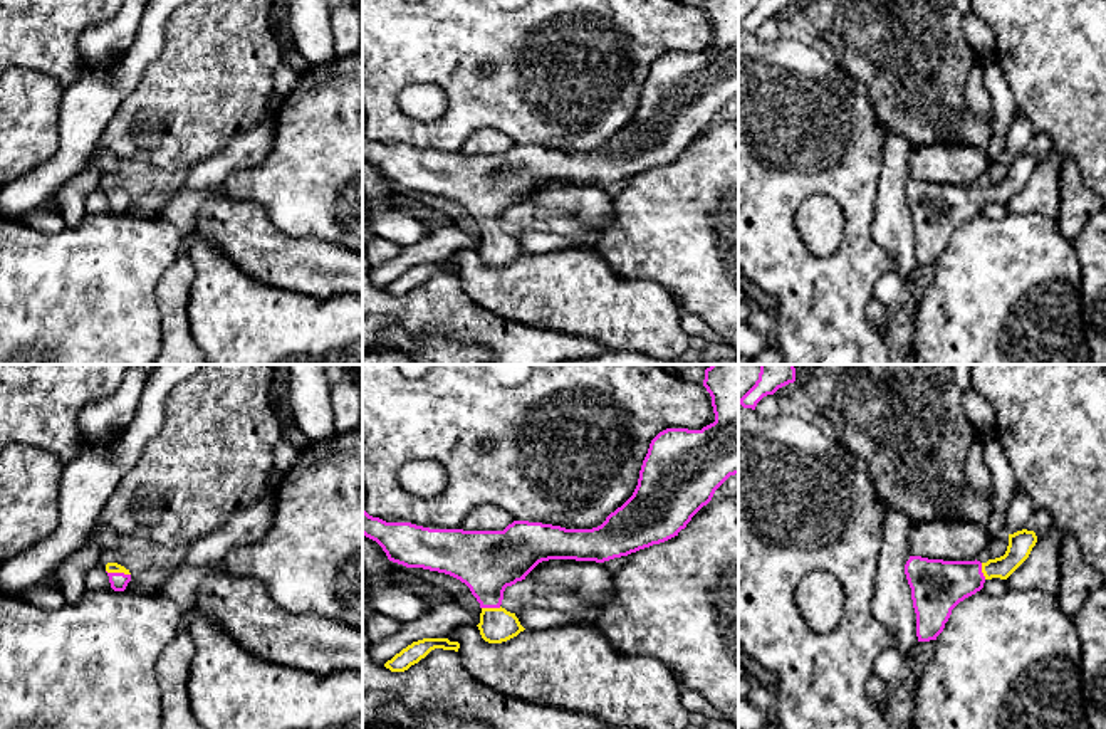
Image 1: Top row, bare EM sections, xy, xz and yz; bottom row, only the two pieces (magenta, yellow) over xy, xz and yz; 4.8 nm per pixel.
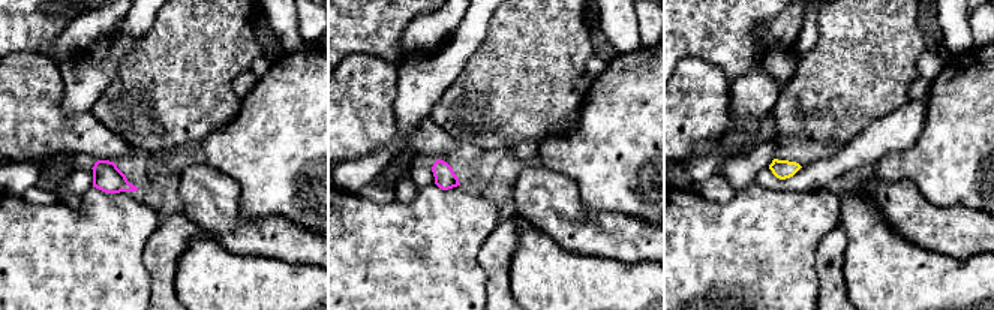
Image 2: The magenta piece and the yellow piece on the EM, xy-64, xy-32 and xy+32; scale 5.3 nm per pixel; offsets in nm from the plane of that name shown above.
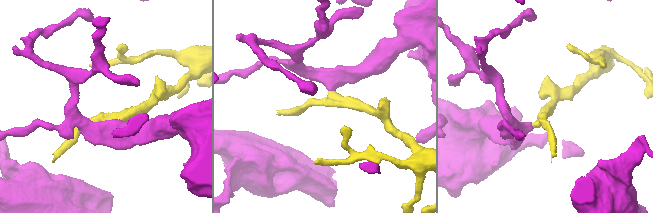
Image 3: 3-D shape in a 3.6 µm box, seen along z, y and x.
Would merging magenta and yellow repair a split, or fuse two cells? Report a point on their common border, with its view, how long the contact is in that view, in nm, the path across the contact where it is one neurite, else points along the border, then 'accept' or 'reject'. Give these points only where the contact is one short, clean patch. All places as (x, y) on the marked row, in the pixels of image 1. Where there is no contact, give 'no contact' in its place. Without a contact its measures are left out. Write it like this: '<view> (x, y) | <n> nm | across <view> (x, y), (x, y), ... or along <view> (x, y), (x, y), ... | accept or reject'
xy (118, 573) | 120 nm | across xy (118, 582), (118, 573), (111, 566) | accept

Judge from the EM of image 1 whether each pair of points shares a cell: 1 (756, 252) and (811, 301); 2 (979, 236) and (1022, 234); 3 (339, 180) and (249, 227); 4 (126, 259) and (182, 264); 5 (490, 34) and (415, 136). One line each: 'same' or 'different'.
1: same
2: same
3: different
4: different
5: same

